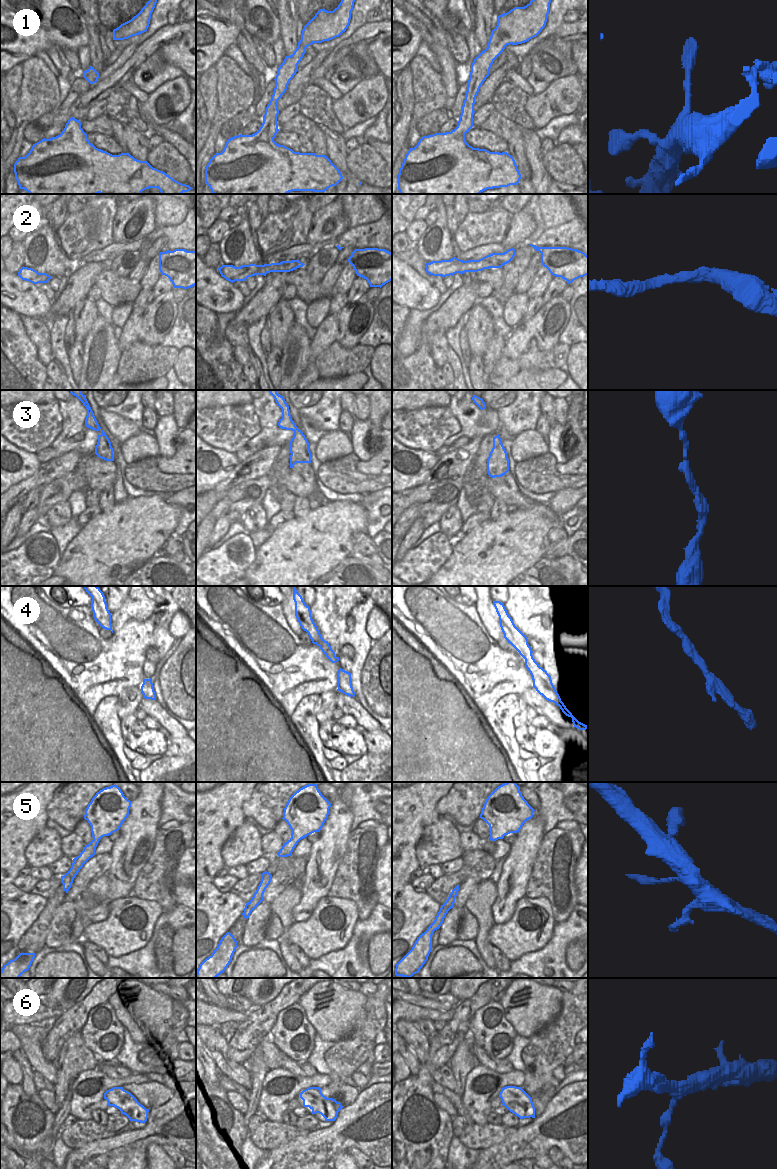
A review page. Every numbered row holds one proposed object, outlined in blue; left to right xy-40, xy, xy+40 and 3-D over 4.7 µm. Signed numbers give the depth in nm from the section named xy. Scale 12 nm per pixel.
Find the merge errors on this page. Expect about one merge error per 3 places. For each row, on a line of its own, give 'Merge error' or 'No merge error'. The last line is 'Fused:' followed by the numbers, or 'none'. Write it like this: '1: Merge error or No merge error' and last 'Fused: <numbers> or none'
1: No merge error
2: No merge error
3: No merge error
4: No merge error
5: Merge error
6: No merge error
Fused: 5.

